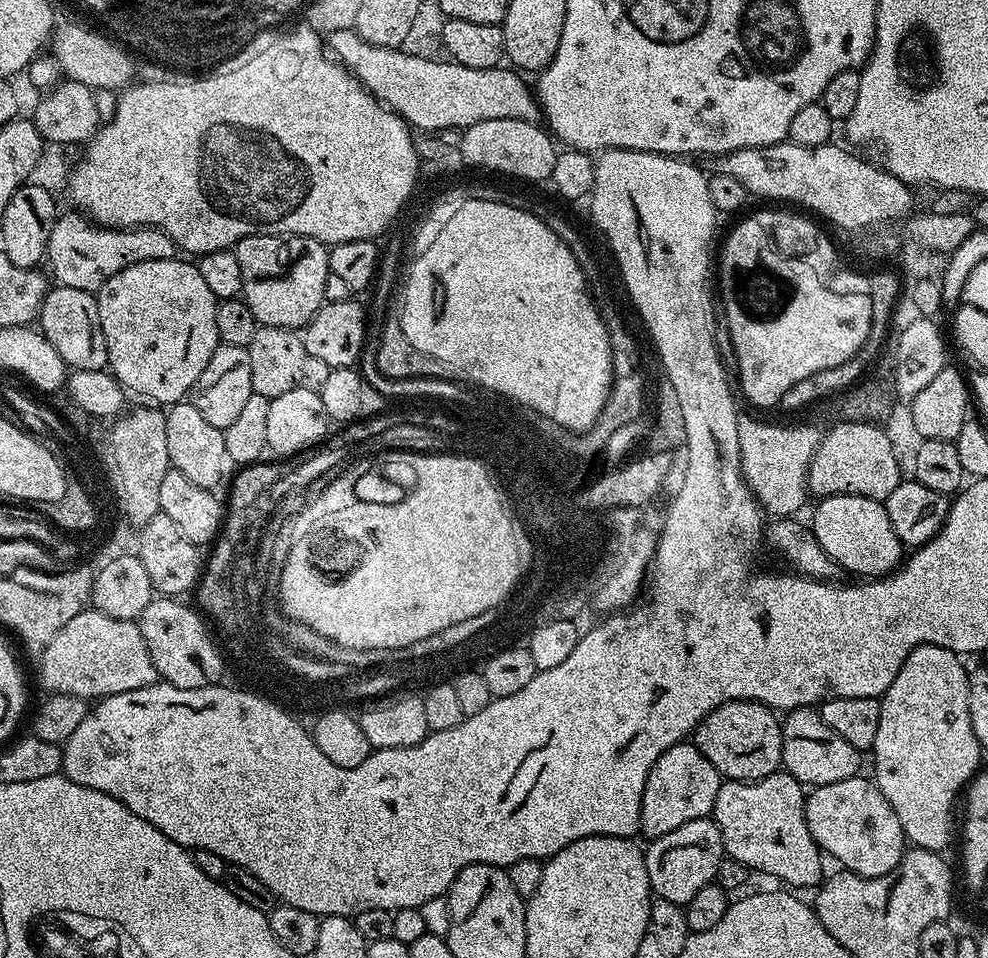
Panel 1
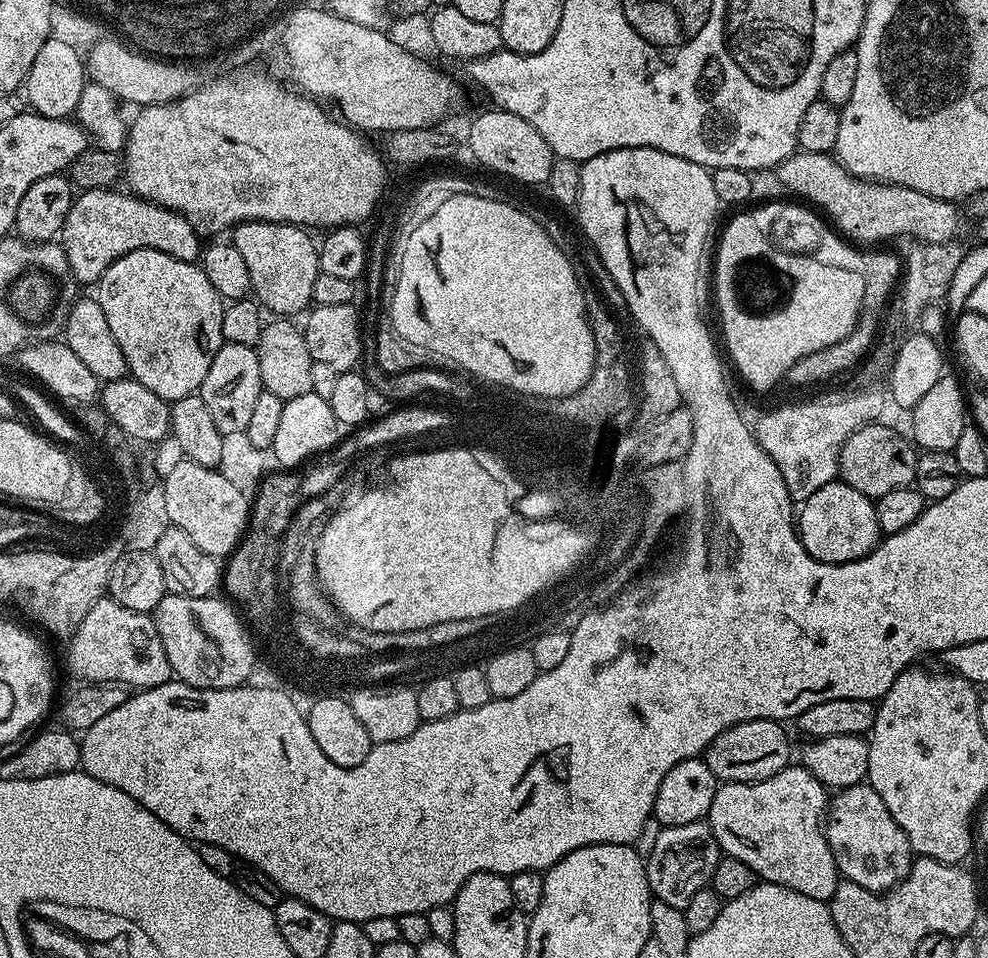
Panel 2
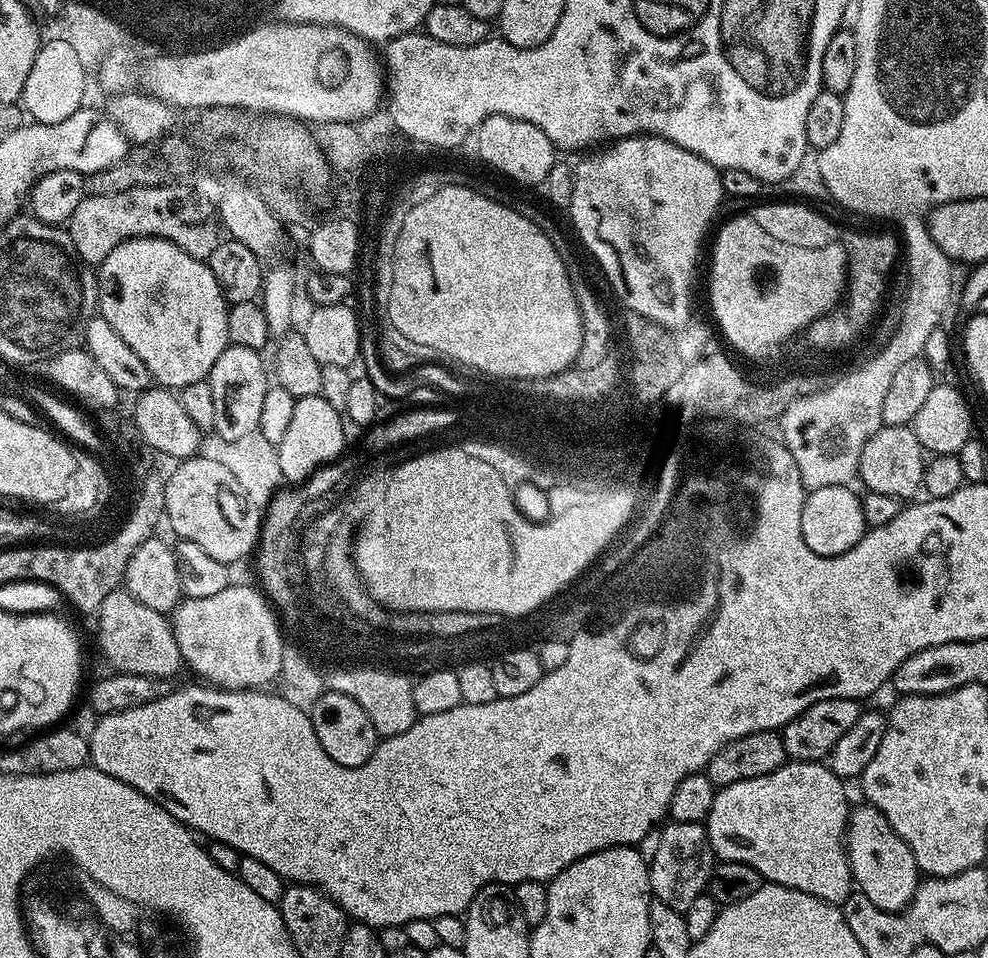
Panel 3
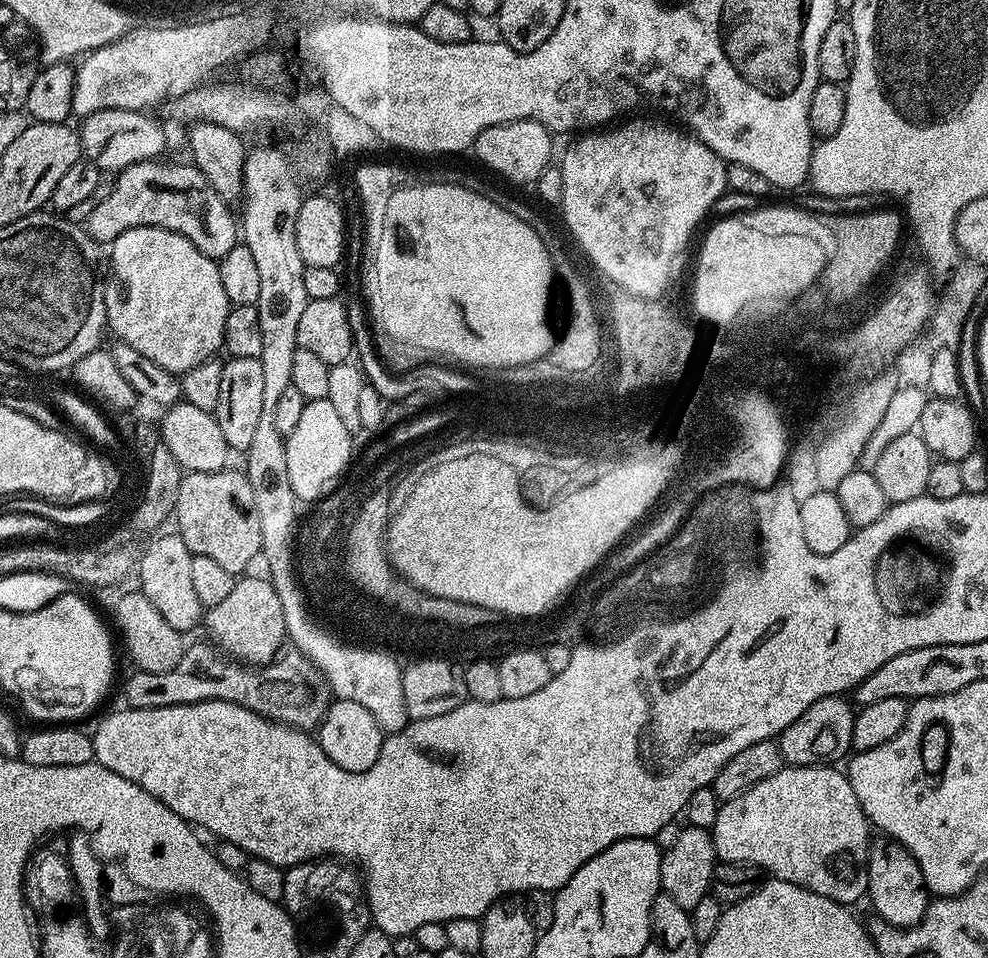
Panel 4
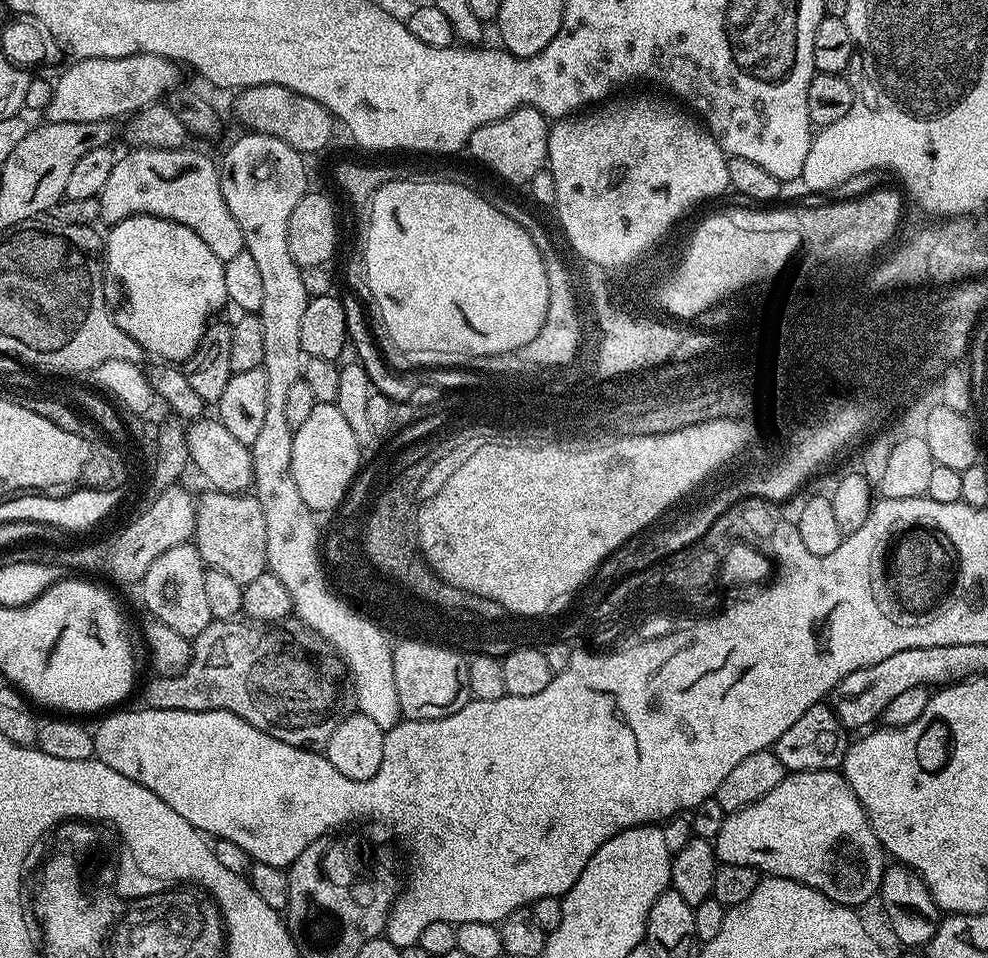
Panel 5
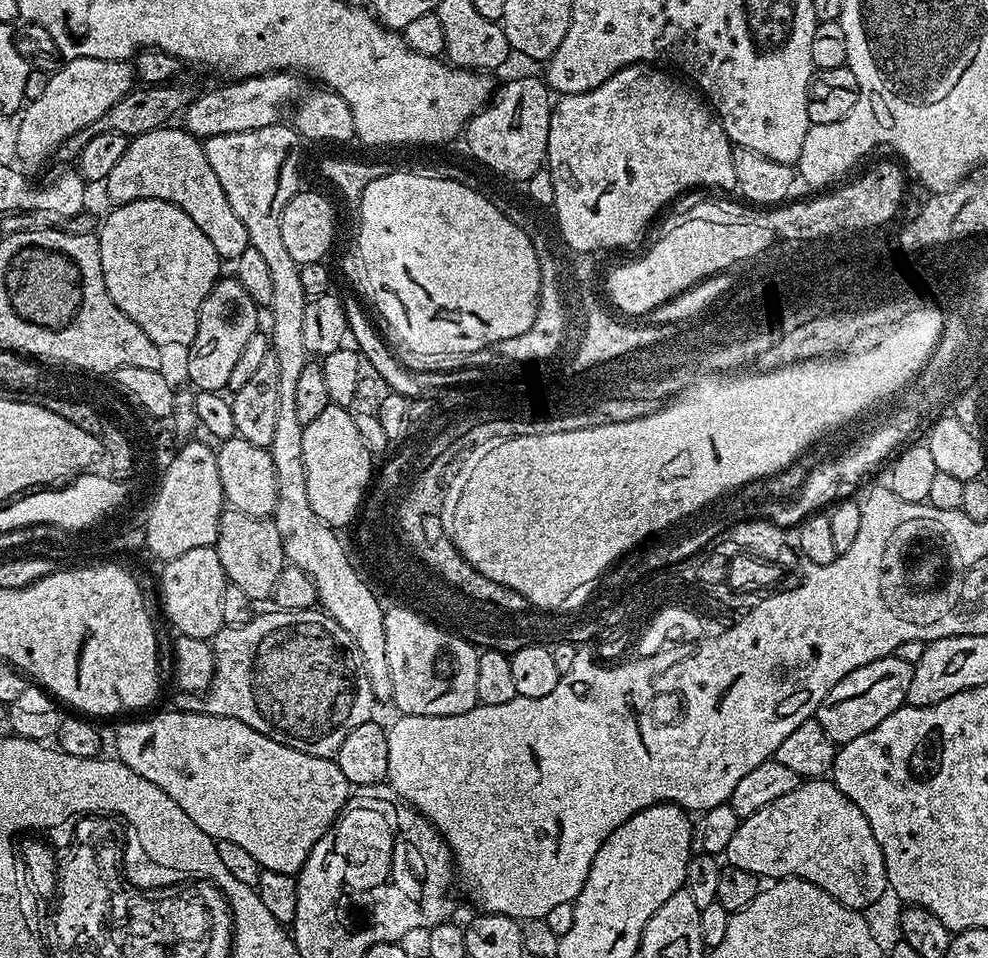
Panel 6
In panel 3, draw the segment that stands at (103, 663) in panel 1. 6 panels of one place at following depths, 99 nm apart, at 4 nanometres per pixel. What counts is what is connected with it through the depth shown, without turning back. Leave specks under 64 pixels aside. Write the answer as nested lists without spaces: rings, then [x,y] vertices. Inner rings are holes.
[[[127,590],[106,594],[106,602],[102,602],[98,619],[100,625],[96,628],[96,636],[100,639],[100,652],[113,664],[111,667],[115,671],[153,676],[156,680],[168,680],[182,668],[184,659],[178,650],[178,638],[174,638],[171,619],[158,610],[150,610],[150,606],[142,606],[142,602],[138,602],[138,598],[131,596]]]

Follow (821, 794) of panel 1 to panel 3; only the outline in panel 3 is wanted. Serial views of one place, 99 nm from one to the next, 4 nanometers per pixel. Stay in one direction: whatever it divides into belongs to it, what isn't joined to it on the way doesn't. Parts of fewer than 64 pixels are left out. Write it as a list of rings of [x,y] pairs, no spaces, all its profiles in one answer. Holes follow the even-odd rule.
[[[861,803],[861,808],[853,807],[848,817],[846,847],[848,861],[855,887],[878,910],[901,912],[910,902],[914,890],[922,879],[922,873],[910,846],[886,822],[886,818],[873,804]]]

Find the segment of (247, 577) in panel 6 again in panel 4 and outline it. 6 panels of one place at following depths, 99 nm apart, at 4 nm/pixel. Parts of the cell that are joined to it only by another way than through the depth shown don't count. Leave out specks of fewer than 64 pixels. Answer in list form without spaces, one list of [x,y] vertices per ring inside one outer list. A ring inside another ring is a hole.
[[[225,468],[216,472],[185,473],[175,502],[174,524],[175,520],[178,535],[193,555],[212,558],[235,576],[245,573],[250,562],[261,555],[261,518],[255,505],[253,487],[243,471]]]

